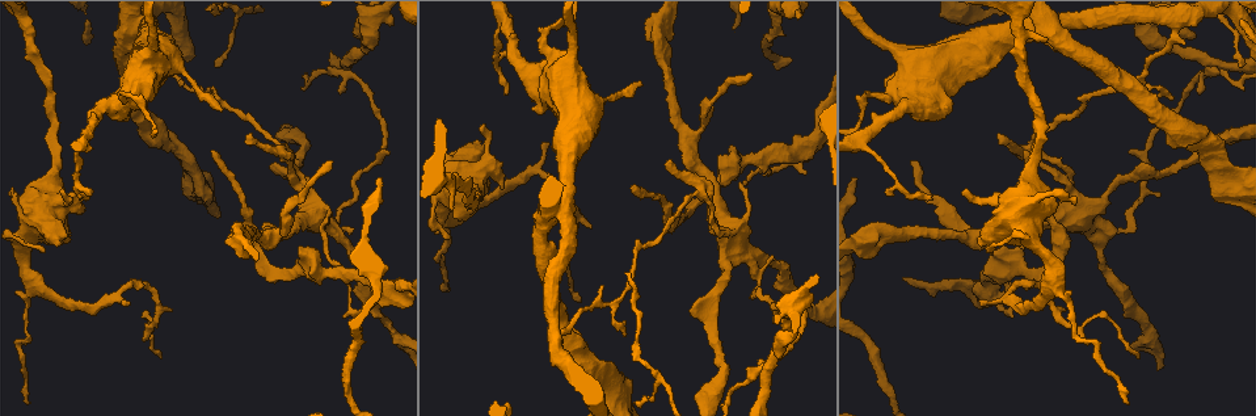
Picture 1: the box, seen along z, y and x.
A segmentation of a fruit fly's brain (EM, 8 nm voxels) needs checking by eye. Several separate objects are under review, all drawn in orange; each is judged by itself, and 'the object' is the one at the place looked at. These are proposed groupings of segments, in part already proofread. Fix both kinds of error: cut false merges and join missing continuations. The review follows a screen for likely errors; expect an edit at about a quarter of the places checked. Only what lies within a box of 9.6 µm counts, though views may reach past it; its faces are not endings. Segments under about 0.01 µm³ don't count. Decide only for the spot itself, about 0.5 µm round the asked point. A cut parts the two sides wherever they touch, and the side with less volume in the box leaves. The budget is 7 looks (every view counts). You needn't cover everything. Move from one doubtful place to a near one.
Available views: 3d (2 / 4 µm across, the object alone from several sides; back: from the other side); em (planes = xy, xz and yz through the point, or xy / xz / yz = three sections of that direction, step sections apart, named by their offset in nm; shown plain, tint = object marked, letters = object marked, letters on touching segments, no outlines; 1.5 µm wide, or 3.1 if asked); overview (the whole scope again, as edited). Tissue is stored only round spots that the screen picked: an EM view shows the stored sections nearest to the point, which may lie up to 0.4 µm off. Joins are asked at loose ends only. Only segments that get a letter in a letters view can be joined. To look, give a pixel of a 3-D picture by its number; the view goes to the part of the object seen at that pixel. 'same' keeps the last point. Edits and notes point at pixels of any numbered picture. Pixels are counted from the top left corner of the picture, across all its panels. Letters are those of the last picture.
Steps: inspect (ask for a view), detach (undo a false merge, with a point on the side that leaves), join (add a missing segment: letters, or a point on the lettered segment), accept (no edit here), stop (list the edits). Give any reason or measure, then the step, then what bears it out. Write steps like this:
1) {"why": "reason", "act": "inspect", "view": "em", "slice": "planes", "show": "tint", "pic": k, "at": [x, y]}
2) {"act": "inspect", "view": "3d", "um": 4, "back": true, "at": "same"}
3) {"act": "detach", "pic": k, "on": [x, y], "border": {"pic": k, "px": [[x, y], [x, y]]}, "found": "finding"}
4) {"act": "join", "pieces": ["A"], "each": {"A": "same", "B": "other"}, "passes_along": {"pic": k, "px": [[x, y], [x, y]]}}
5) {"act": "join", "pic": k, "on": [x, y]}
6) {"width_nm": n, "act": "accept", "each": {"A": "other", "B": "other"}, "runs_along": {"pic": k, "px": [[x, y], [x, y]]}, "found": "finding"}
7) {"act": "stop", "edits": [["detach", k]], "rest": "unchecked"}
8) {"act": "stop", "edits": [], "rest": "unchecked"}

{"why": "calibre changes", "act": "inspect", "view": "3d", "um": 4, "pic": 1, "at": [488, 167]}

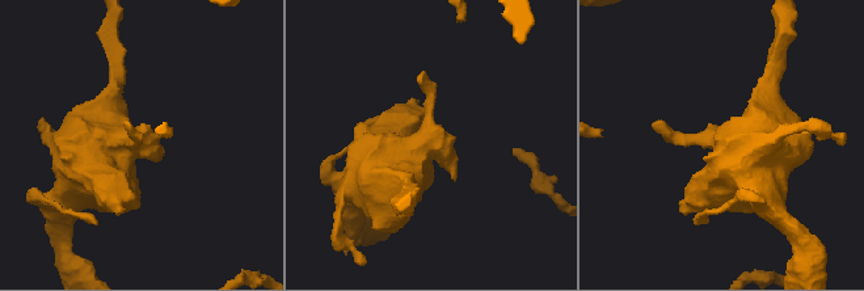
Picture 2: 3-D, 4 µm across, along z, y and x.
{"act": "inspect", "view": "em", "slice": "planes", "show": "letters", "pic": 2, "at": [430, 140]}

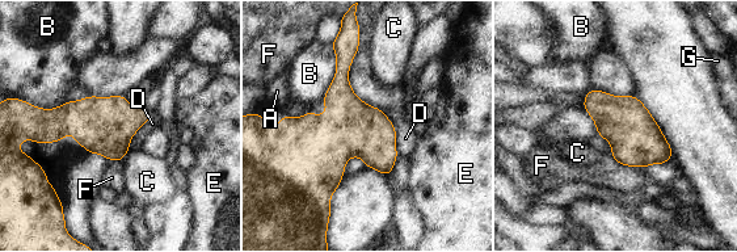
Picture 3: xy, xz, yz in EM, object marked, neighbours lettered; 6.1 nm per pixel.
{"act": "accept", "each": {"A": "other", "B": "other", "C": "other", "D": "other", "E": "other", "F": "other", "G": "other"}, "border": {"pic": 3, "px": [[383, 112], [395, 129], [399, 154]]}, "found": "continuous, no second neuron"}

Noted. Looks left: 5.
{"act": "inspect", "view": "3d", "um": 4, "pic": 1, "at": [506, 94]}

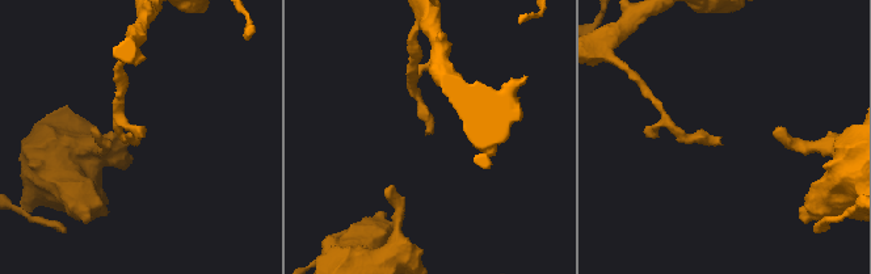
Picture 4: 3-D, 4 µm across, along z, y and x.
{"act": "inspect", "view": "em", "slice": "planes", "show": "letters", "pic": 4, "at": [428, 131]}

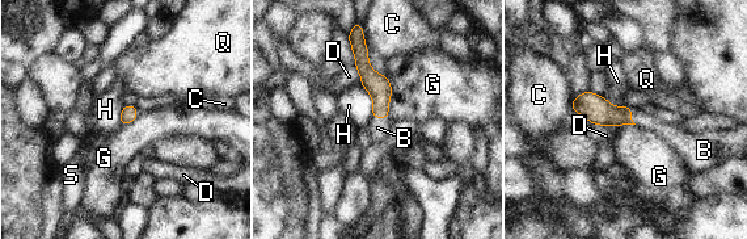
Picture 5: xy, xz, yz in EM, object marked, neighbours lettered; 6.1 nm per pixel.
{"longest_contact_nm": ["G", 260], "act": "join", "pieces": ["B"], "each": {"B": "same", "C": "other", "D": "other", "G": "other", "H": "other", "Q": "other", "S": "other"}, "passes_along": {"pic": 5, "px": [[379, 87], [380, 117], [378, 128]]}, "found": "the neuron continues"}

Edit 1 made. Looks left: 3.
{"why": "three arms meet", "act": "inspect", "view": "em", "slice": "xy", "step": 8, "show": "letters", "pic": 1, "at": [1107, 231]}

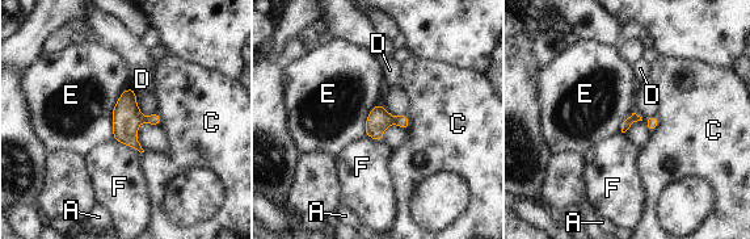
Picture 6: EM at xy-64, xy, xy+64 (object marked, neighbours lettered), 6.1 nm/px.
{"width_nm": 140, "act": "detach", "pic": 6, "on": [401, 121], "each": {"A": "other", "C": "other", "D": "other", "E": "other", "F": "other"}, "border": {"pic": 6, "px": [[396, 117], [394, 122]]}, "found": "two neurons meet here"}

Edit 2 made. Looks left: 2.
{"act": "stop", "edits": [["join", 5], ["detach", 6]], "rest": "unchecked"}

